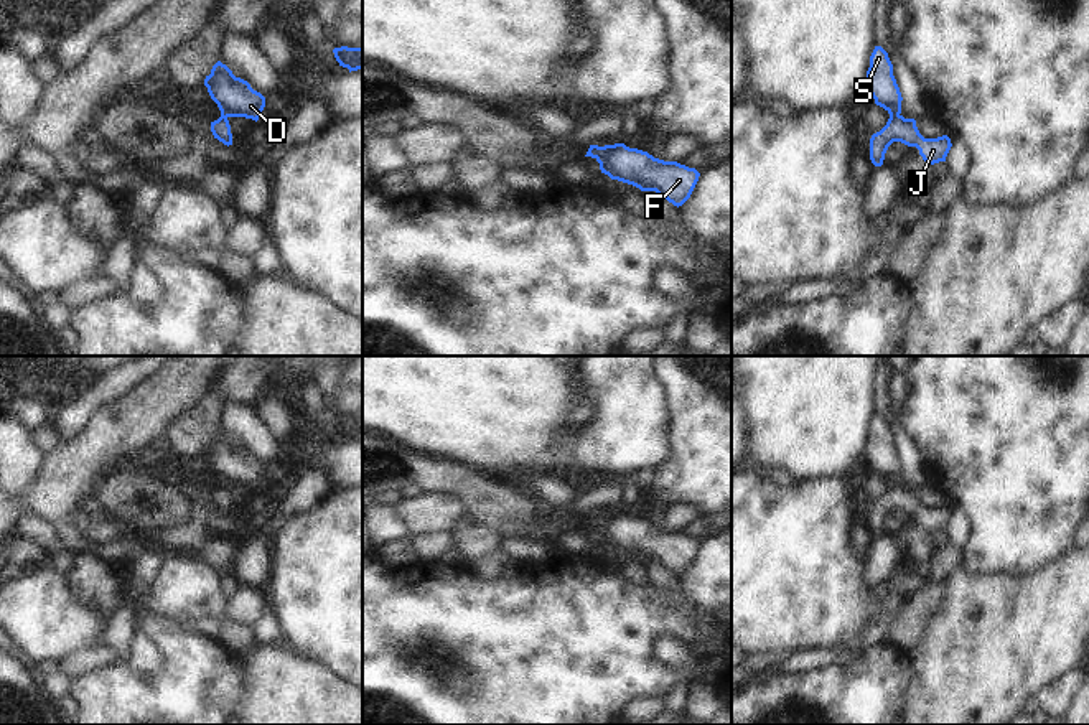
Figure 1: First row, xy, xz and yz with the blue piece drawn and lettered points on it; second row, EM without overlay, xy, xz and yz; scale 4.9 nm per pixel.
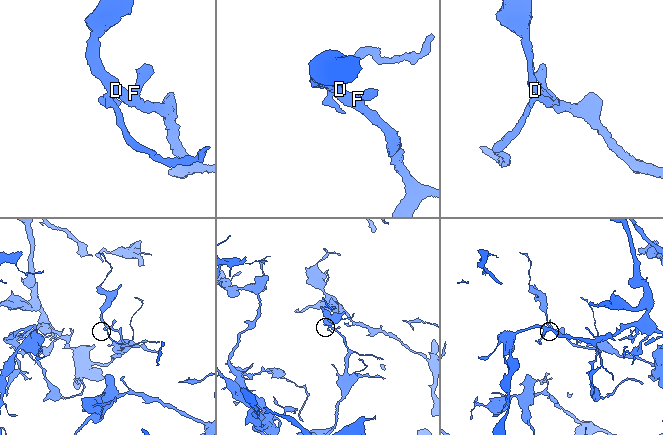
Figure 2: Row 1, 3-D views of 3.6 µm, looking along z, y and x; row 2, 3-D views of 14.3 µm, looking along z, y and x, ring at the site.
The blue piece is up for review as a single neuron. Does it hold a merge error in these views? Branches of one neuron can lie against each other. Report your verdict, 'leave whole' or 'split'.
split

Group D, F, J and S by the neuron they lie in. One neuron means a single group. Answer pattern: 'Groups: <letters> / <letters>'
Groups: D F S / J

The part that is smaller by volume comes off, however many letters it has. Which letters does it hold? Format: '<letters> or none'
J

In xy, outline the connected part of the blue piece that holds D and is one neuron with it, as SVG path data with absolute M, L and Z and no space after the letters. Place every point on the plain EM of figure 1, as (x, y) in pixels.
M221 430L213 435L204 455L221 484L245 486L257 491L265 476L265 466L254 460L247 450L236 447Z

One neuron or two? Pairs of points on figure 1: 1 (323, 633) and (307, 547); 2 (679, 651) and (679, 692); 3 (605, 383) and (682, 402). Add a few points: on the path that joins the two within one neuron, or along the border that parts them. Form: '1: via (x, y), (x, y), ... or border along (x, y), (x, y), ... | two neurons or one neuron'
1: via (323, 612), (323, 569) | one neuron
2: via (681, 661), (681, 682) | one neuron
3: border along (651, 373), (664, 394), (669, 435) | two neurons

